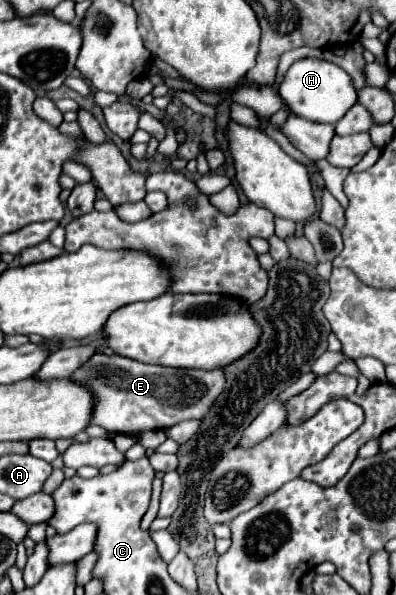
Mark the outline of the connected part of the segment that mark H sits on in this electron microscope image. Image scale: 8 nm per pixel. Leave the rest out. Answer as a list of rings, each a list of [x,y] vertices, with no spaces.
[[[302,58],[294,62],[280,84],[280,96],[290,106],[290,112],[296,112],[298,116],[312,122],[330,124],[336,124],[358,102],[358,92],[350,74],[340,66],[318,58]]]

